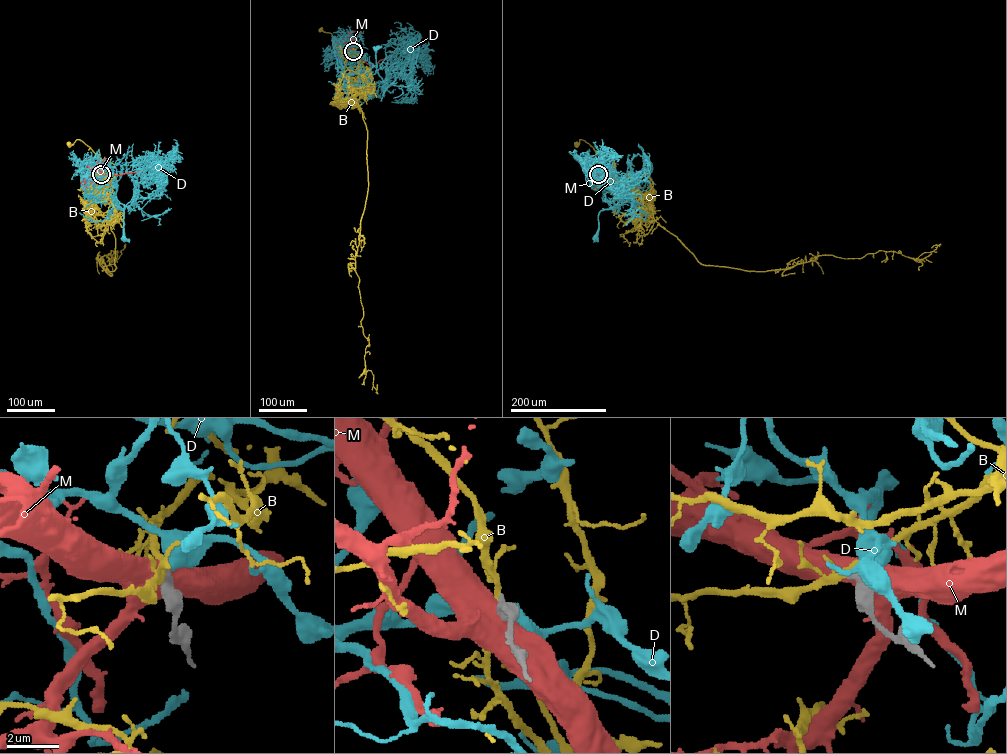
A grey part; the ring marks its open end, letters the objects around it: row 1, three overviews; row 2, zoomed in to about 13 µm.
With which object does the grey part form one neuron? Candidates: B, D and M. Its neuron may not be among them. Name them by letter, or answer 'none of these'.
D

